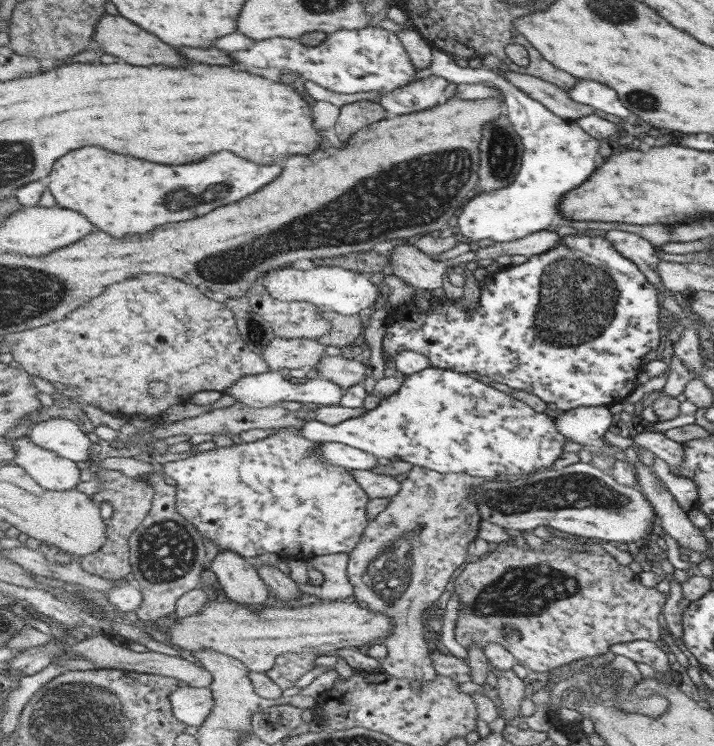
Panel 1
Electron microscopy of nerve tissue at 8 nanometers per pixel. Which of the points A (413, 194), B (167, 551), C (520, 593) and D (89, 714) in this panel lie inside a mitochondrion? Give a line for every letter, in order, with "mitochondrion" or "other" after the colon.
A: mitochondrion
B: mitochondrion
C: mitochondrion
D: mitochondrion

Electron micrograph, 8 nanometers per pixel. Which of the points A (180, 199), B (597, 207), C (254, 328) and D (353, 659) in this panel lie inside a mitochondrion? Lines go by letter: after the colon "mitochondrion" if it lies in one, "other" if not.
A: mitochondrion
B: other
C: mitochondrion
D: other

